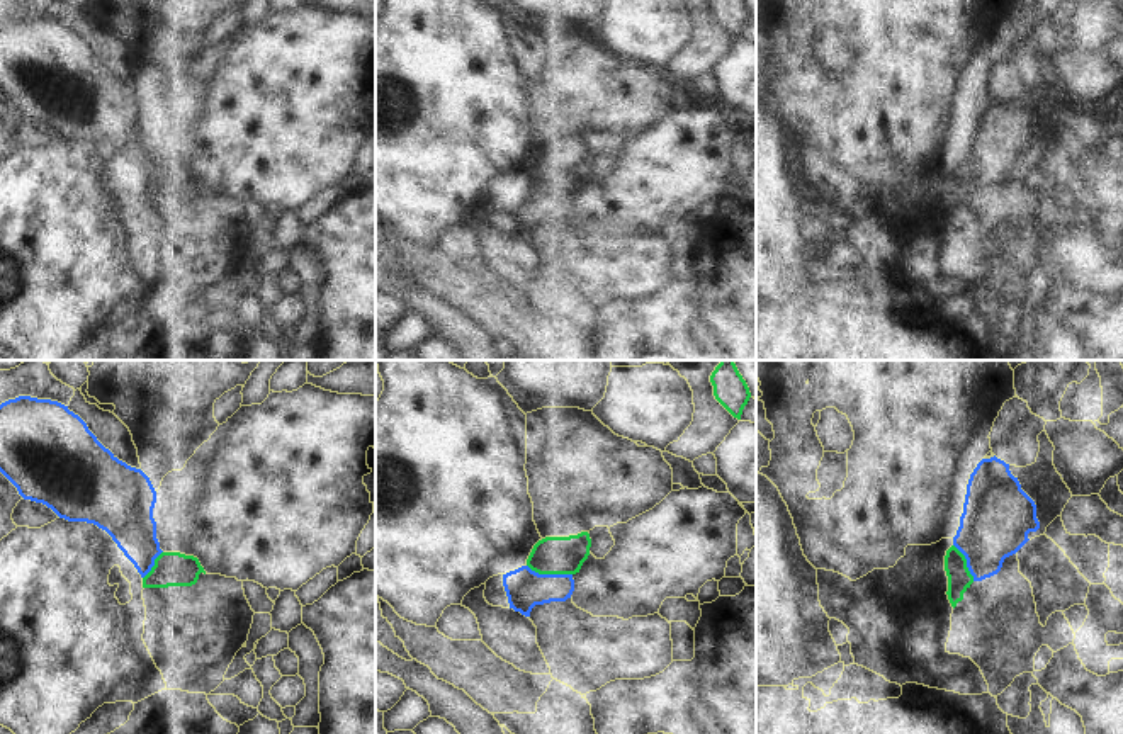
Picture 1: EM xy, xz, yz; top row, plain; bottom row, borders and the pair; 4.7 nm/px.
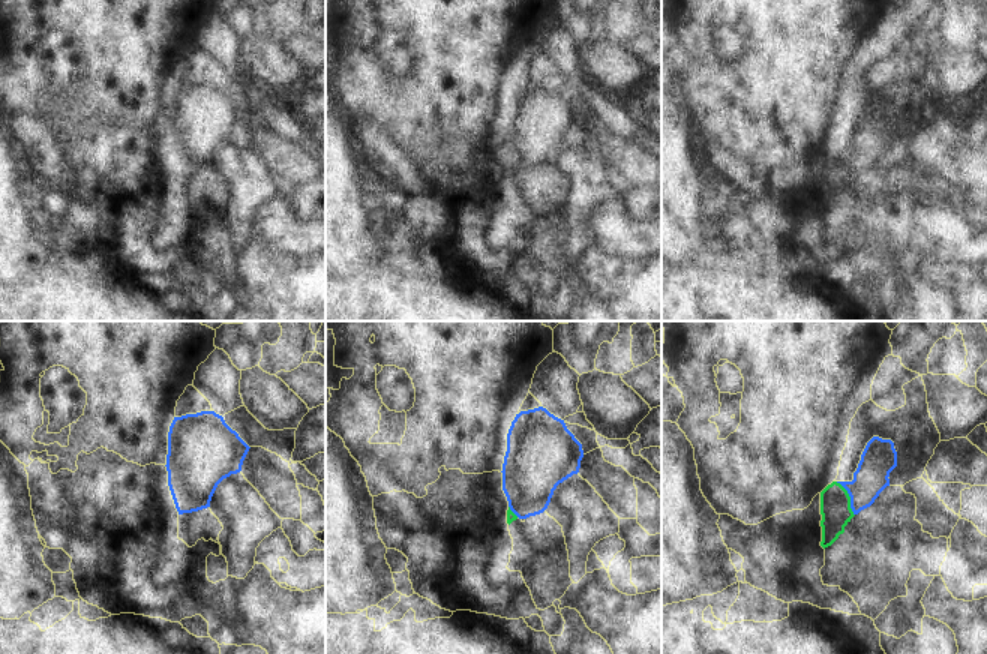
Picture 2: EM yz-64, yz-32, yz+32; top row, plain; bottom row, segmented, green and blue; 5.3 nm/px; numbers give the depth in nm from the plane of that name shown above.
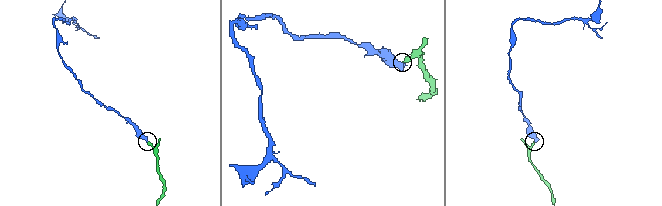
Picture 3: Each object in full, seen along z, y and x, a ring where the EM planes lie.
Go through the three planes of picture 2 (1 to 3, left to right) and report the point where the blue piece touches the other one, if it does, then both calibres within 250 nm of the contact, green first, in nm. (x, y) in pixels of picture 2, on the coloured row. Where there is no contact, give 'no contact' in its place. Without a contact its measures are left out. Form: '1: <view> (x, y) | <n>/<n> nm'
1: no contact
2: yz-32 (512, 512) | 50/320 nm
3: yz+32 (849, 498) | 160/180 nm

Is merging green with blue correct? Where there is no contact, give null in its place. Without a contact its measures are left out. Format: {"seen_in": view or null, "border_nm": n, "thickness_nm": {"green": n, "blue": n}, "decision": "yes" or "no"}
{"seen_in": "xz", "border_nm": 220, "thickness_nm": {"green": 180, "blue": 190}, "decision": "yes"}

